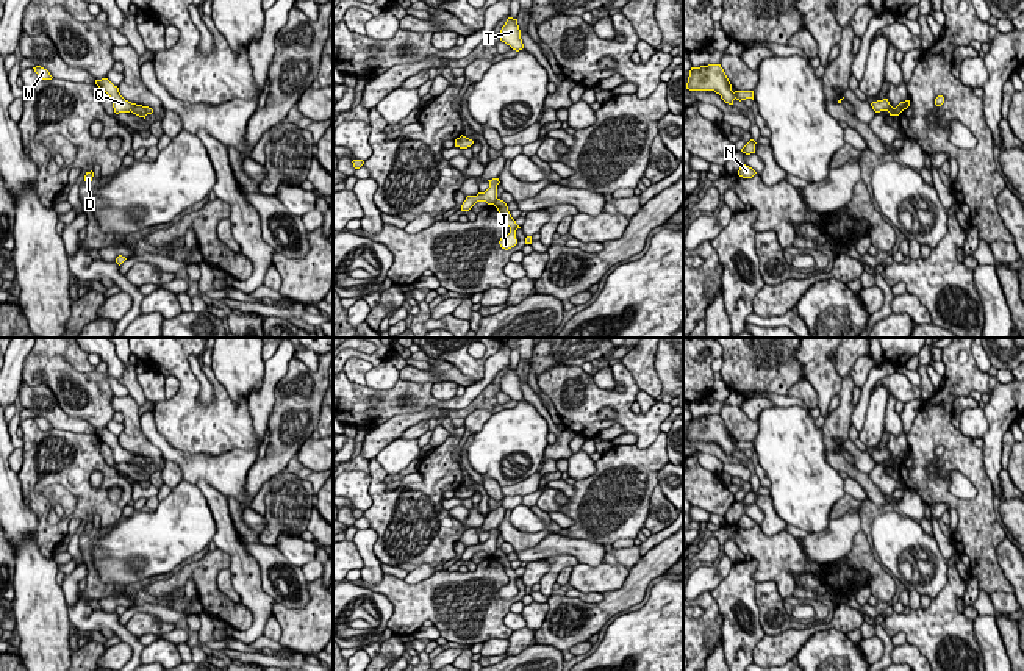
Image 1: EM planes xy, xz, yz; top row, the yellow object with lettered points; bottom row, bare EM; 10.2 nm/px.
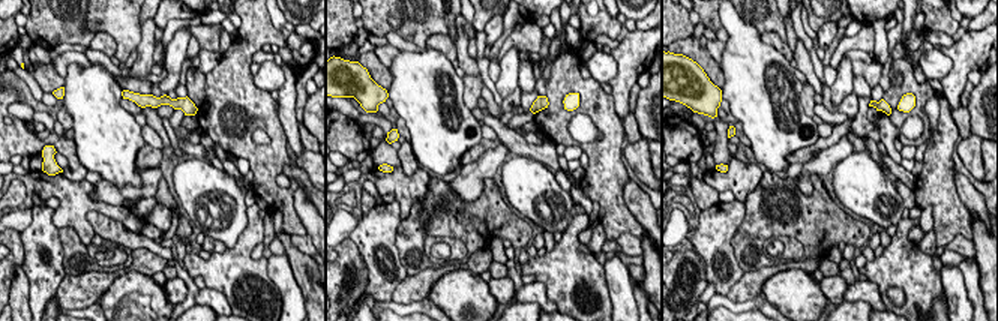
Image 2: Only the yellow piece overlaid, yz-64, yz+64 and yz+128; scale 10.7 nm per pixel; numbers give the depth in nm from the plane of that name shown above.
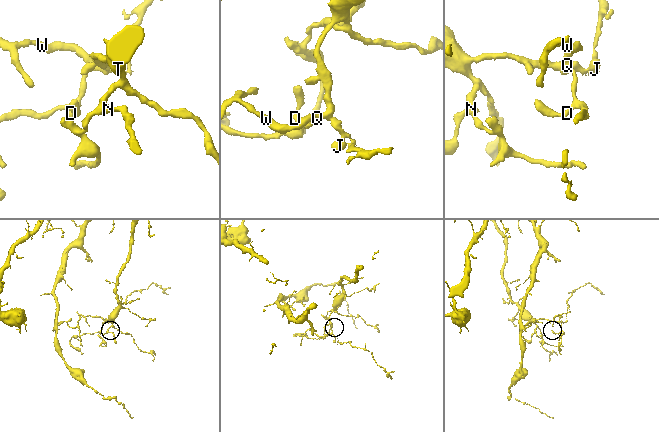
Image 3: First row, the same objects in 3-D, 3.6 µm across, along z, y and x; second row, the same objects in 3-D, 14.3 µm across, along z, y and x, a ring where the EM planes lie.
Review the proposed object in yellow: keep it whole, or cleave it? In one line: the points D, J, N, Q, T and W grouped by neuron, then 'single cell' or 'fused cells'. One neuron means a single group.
groups D N Q T W / J; fused cells

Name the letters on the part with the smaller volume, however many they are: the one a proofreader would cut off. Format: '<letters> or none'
J

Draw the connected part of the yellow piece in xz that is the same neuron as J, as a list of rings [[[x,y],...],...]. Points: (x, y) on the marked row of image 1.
[[[496,199],[494,206],[497,208],[497,211],[503,216],[507,225],[510,227],[510,233],[507,236],[502,236],[499,244],[502,249],[508,250],[511,247],[514,247],[517,244],[516,239],[516,230],[521,228],[516,221],[511,217],[508,206],[503,200]]]

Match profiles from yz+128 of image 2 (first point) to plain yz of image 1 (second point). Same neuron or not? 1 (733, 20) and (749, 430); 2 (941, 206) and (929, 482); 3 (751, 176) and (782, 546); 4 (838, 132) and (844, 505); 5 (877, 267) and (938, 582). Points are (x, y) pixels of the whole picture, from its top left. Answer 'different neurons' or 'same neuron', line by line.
1: different neurons
2: same neuron
3: same neuron
4: same neuron
5: different neurons

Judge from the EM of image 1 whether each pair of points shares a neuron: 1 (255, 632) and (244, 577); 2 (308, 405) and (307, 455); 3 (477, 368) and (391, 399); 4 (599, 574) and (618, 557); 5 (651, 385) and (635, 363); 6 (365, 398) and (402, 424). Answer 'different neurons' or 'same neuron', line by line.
1: same neuron
2: different neurons
3: different neurons
4: different neurons
5: same neuron
6: different neurons

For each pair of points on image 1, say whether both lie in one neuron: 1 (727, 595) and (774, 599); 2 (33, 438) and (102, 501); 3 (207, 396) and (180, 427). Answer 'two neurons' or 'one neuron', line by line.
1: two neurons
2: one neuron
3: two neurons

